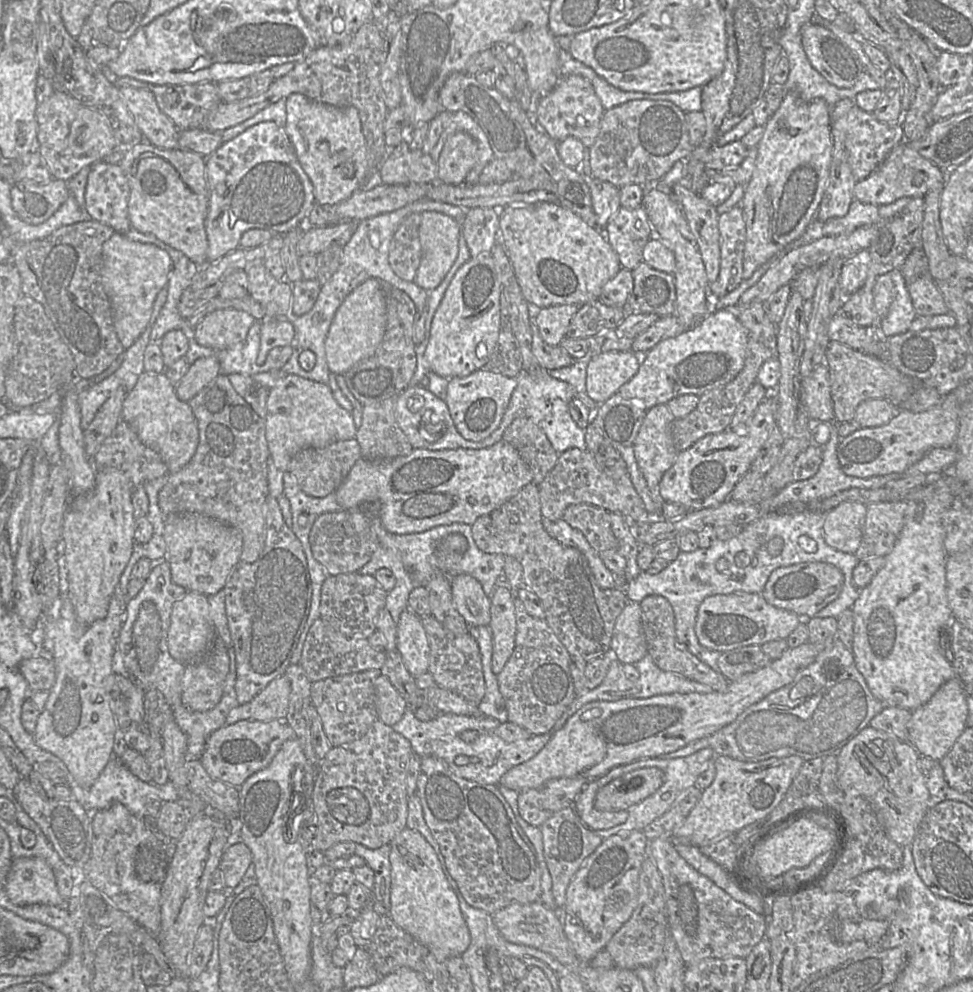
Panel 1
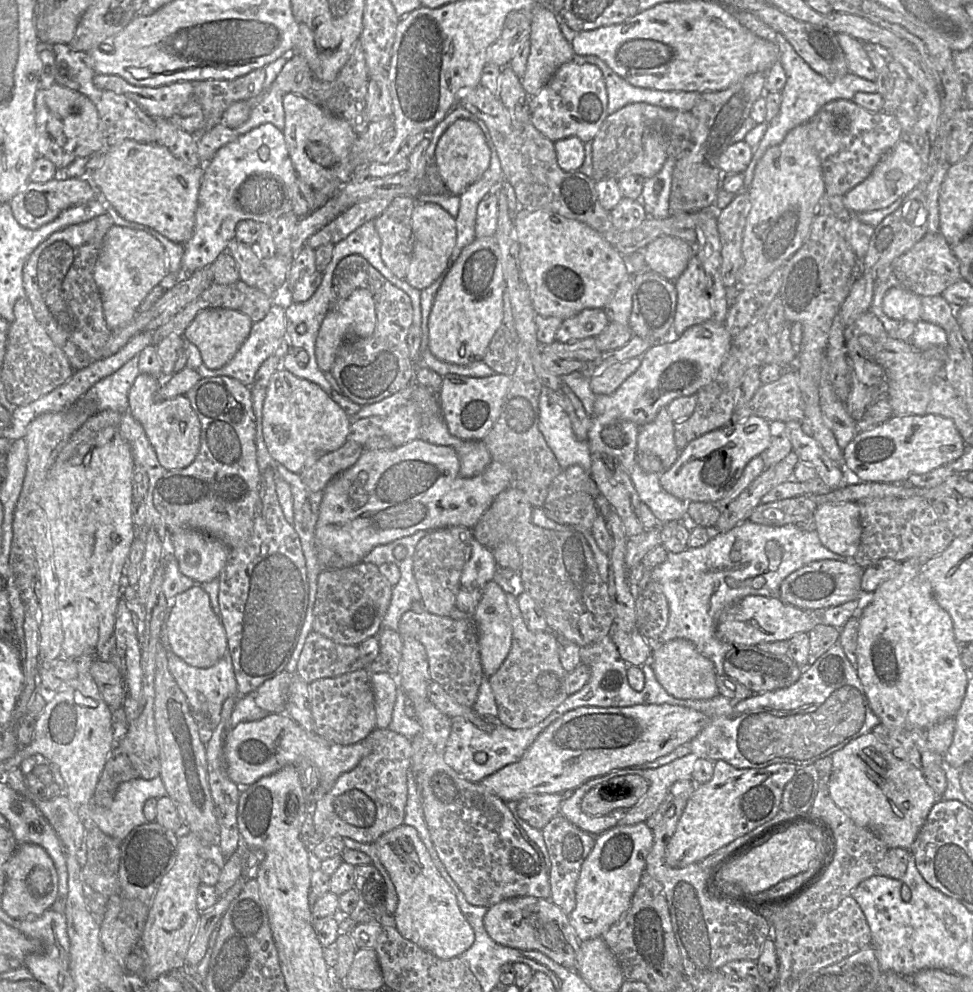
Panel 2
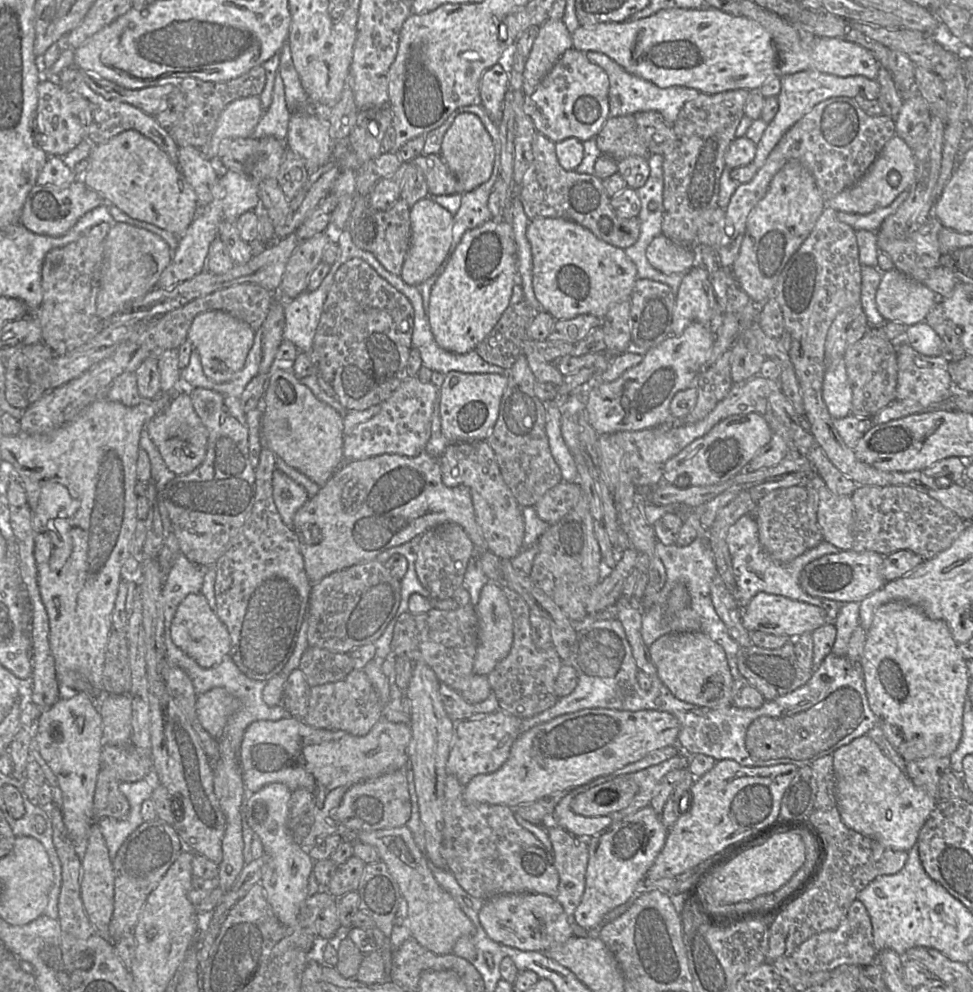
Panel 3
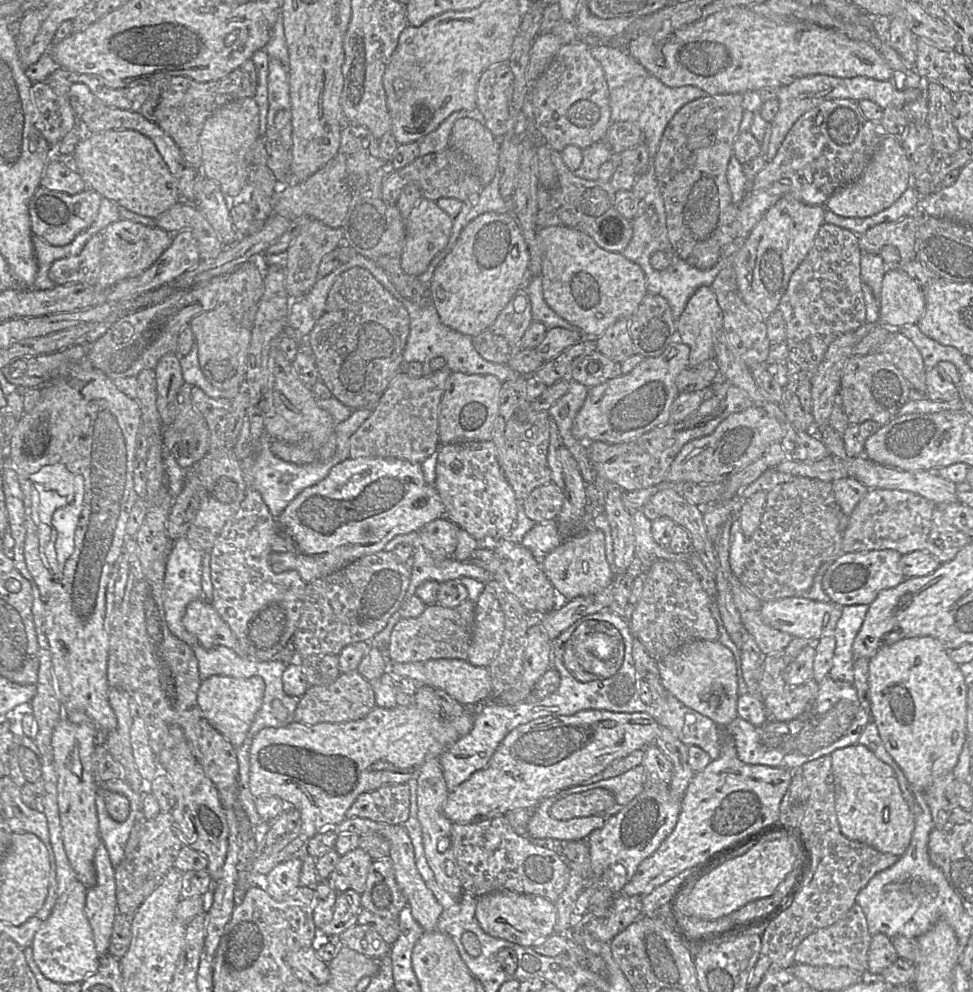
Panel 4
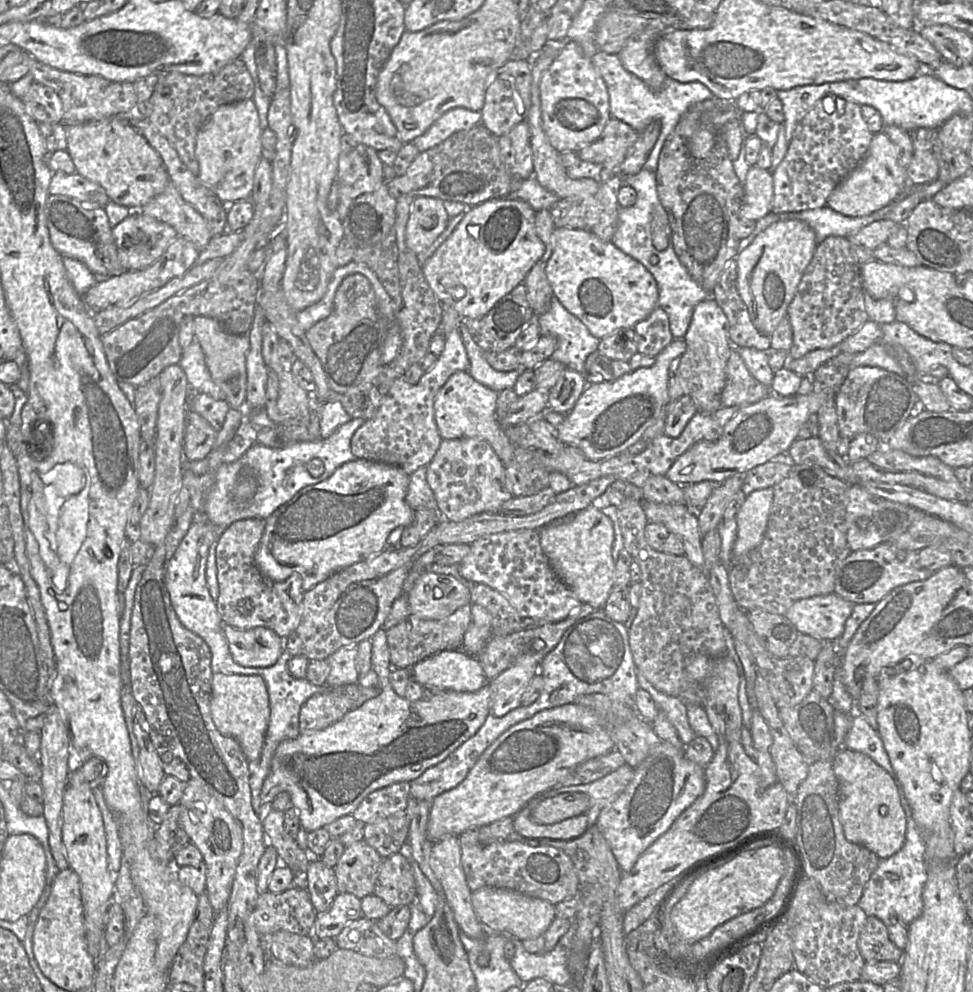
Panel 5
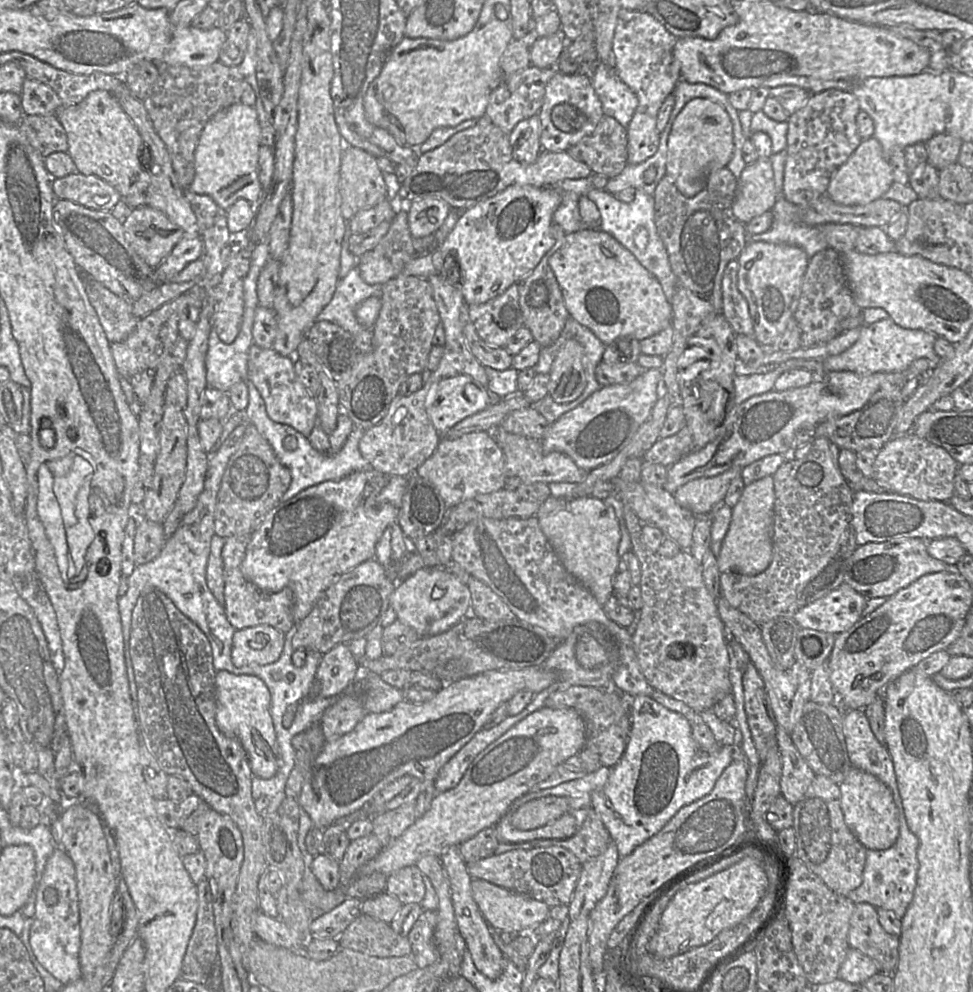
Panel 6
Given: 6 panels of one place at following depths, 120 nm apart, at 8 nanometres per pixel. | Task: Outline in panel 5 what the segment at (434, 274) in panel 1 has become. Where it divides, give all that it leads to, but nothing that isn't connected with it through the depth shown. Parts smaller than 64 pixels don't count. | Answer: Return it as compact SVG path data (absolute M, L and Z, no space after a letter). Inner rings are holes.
M416 197L406 226L406 246L416 255L425 251L443 233L449 216L442 200Z

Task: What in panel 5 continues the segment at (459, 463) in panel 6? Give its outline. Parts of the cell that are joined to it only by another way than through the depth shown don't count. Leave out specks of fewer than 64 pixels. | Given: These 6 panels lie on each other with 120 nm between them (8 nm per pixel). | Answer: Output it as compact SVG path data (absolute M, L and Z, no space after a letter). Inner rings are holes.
M442 439L426 468L428 485L445 520L461 522L476 514L498 513L502 504L513 497L507 485L505 465L483 439Z

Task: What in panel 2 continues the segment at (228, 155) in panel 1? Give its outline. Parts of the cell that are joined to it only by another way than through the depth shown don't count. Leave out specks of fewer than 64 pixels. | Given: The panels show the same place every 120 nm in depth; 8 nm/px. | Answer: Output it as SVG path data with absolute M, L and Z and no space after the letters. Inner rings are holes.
M263 124L239 136L235 141L221 147L203 166L204 176L198 197L194 233L184 244L181 277L211 266L217 257L227 250L231 240L235 239L236 226L240 221L252 220L270 225L282 215L292 211L291 185L298 176L288 152L284 133L273 124Z

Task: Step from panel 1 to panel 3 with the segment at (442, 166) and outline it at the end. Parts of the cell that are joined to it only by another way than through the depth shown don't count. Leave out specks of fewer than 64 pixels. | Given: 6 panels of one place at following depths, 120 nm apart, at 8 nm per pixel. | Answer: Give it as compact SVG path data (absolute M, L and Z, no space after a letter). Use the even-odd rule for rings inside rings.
M472 113L456 116L443 137L439 155L456 177L459 194L473 191L491 177L495 159L494 144L480 119Z

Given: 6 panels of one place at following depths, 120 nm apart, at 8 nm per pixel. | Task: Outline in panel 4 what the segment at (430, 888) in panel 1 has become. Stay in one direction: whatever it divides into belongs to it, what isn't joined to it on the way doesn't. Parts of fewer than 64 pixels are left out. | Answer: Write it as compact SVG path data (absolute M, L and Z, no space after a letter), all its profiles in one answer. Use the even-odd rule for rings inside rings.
M344 819L334 828L337 834L356 834L358 836L376 833L382 835L389 842L389 859L392 861L395 880L407 900L413 918L425 932L436 930L442 907L433 893L427 888L423 878L417 870L415 853L412 842L402 825L387 825L373 822L369 819Z

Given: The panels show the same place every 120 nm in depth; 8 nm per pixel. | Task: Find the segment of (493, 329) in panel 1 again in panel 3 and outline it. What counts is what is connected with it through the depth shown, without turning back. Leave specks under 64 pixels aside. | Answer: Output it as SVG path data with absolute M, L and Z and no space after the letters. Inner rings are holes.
M490 219L464 233L430 294L428 318L437 344L457 354L475 350L507 309L517 283L518 260L512 226Z

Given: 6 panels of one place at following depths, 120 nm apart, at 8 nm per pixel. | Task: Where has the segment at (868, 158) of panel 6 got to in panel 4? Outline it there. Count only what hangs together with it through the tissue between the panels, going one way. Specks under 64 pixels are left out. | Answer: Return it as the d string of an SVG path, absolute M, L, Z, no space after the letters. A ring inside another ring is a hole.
M886 135L861 177L837 190L824 206L833 213L843 217L869 217L890 207L900 198L911 183L911 165L901 142L892 135Z

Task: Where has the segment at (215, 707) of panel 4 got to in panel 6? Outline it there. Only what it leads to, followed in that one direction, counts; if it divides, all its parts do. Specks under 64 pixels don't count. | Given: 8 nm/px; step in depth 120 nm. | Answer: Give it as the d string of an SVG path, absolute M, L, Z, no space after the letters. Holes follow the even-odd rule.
M217 671L216 724L220 731L240 741L245 749L252 773L263 779L275 776L281 765L275 728L271 716L271 693L265 682L253 675L236 675L228 671Z

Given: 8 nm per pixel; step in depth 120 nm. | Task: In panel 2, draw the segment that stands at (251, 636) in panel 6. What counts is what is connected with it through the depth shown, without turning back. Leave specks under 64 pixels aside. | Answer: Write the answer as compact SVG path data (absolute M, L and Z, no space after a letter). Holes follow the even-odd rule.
M197 584L178 594L167 624L171 650L187 664L208 668L219 662L228 652L228 641L222 621L214 613L208 593Z

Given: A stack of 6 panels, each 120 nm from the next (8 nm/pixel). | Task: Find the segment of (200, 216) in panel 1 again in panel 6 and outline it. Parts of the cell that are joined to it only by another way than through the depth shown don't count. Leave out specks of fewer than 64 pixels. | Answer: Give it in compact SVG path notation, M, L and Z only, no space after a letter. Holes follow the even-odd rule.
M105 90L89 93L80 103L62 106L55 112L68 143L67 153L78 173L95 175L112 186L122 198L144 195L149 176L140 163L143 140L115 96Z

